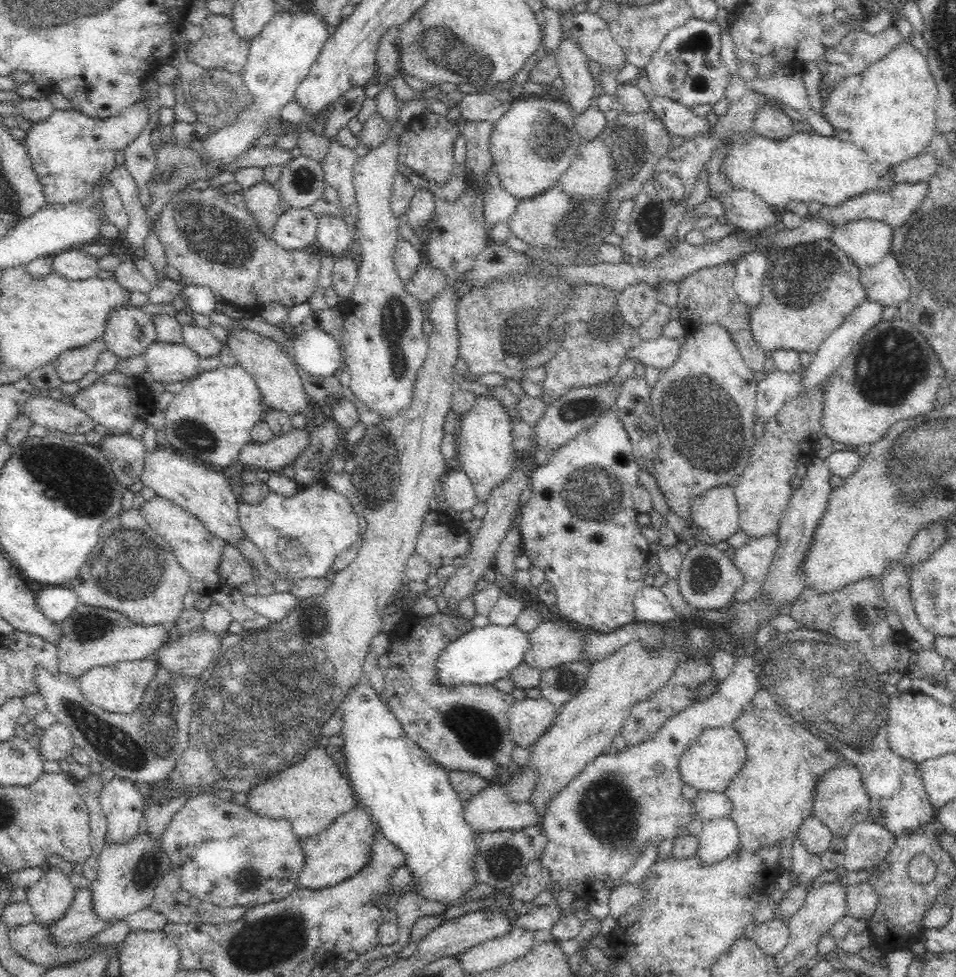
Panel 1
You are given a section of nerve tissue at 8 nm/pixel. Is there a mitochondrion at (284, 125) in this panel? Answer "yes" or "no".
no

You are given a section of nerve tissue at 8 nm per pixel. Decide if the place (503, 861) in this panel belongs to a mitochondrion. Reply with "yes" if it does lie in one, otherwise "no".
yes

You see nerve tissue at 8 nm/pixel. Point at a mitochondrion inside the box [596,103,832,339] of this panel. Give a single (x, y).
(629, 154)

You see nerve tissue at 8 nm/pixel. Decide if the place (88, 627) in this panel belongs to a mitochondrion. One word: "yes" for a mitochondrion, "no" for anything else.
yes

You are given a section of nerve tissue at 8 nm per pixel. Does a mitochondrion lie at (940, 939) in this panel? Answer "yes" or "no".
no

